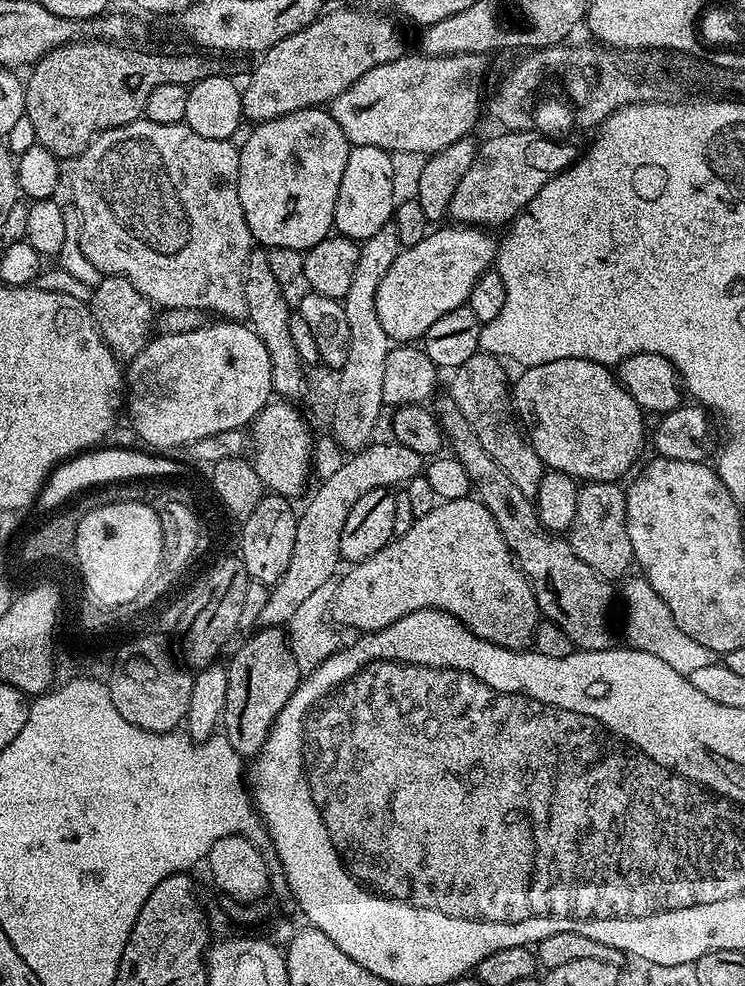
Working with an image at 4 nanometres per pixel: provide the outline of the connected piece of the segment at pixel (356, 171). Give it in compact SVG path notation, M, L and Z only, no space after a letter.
M355 145L346 158L346 171L342 173L342 186L338 186L338 202L336 203L335 231L341 236L362 242L370 238L370 234L378 234L382 226L386 226L394 215L398 203L396 184L392 179L396 176L396 168L392 165L393 153L382 150L378 146Z

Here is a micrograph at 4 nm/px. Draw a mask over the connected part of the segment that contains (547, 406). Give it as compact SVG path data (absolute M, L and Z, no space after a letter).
M559 359L556 362L542 363L538 366L523 369L521 376L512 386L513 407L524 427L525 433L531 445L534 446L535 453L538 454L545 467L555 472L565 473L567 476L582 482L606 481L613 483L619 481L635 462L639 456L643 444L646 444L646 428L644 432L645 413L642 408L634 402L629 392L620 385L613 371L607 366L600 363L594 363L593 360L586 359Z

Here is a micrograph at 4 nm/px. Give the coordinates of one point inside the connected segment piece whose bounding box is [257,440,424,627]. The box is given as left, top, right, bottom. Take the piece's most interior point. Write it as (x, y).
(317, 542)

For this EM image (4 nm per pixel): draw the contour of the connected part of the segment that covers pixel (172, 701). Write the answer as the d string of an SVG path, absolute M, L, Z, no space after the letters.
M128 660L124 668L132 668L132 680L116 676L118 714L147 732L176 732L185 723L193 677L187 671L177 671L168 660Z

